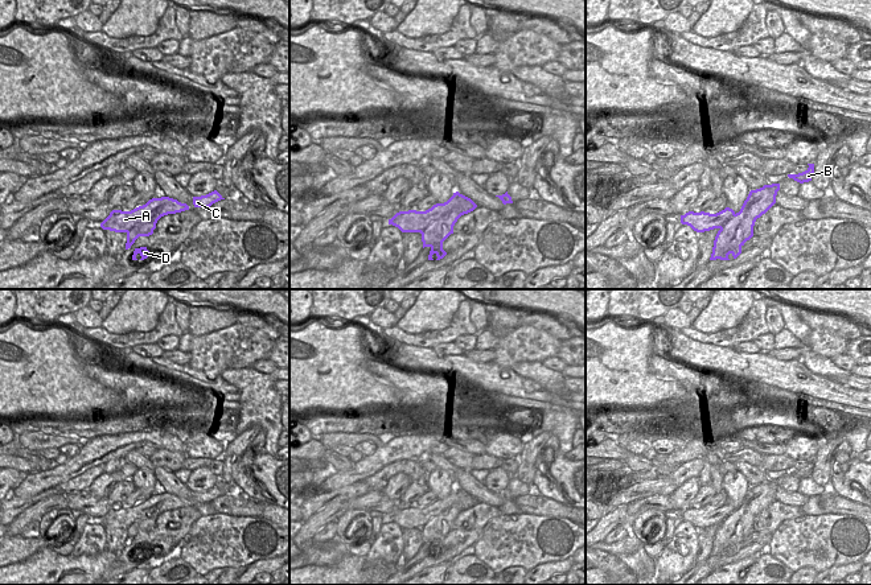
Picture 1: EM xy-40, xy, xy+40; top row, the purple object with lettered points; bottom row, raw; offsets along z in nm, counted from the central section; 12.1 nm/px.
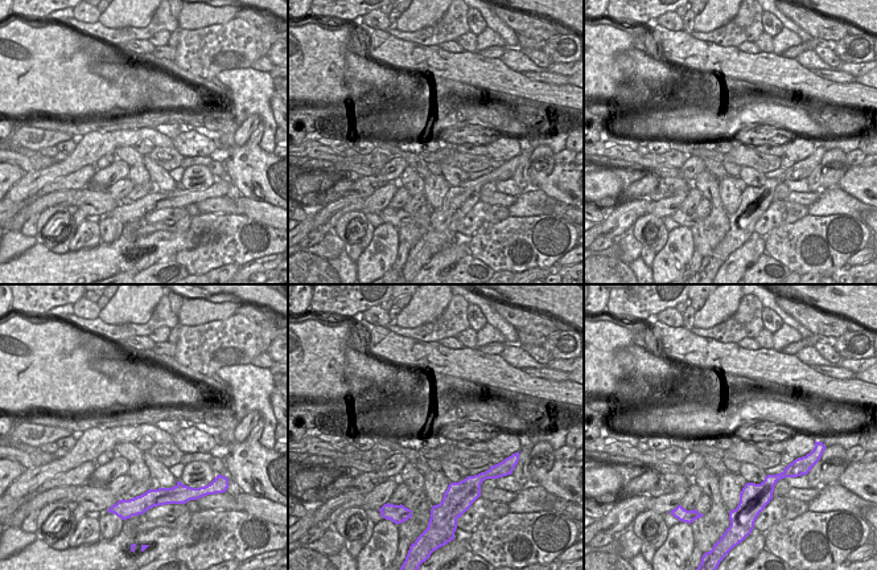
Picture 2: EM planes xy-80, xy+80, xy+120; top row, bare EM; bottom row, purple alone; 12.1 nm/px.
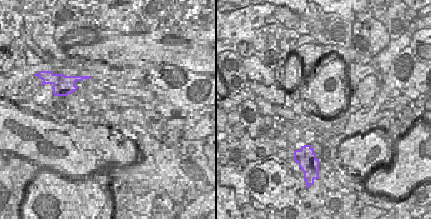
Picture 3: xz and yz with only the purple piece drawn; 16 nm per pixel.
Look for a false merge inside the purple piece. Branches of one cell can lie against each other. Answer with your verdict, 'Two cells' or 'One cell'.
Two cells.

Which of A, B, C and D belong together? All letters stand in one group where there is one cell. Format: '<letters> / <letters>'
A C / B D

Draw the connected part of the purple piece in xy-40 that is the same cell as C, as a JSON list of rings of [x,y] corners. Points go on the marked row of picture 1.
[[[217,190],[201,195],[201,197],[193,197],[193,205],[194,207],[210,207],[213,203],[225,199]]]

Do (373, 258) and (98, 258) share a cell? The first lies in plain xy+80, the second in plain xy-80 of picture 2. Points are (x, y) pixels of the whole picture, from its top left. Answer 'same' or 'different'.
different

